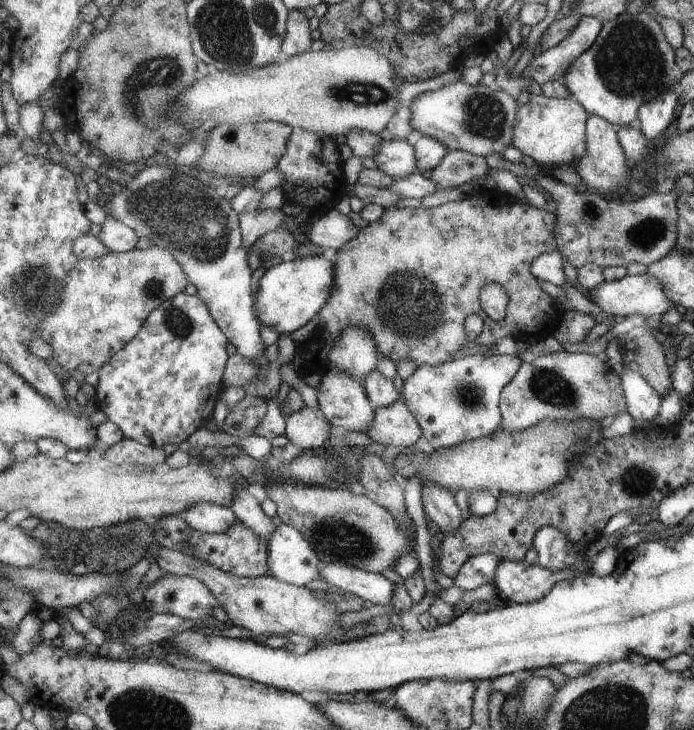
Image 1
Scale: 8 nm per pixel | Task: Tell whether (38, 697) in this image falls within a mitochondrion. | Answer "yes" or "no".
no

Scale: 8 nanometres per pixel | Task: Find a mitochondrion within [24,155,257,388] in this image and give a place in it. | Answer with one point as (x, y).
(192, 223)

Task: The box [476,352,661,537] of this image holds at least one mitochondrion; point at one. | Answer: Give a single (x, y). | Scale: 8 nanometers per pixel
(546, 385)

